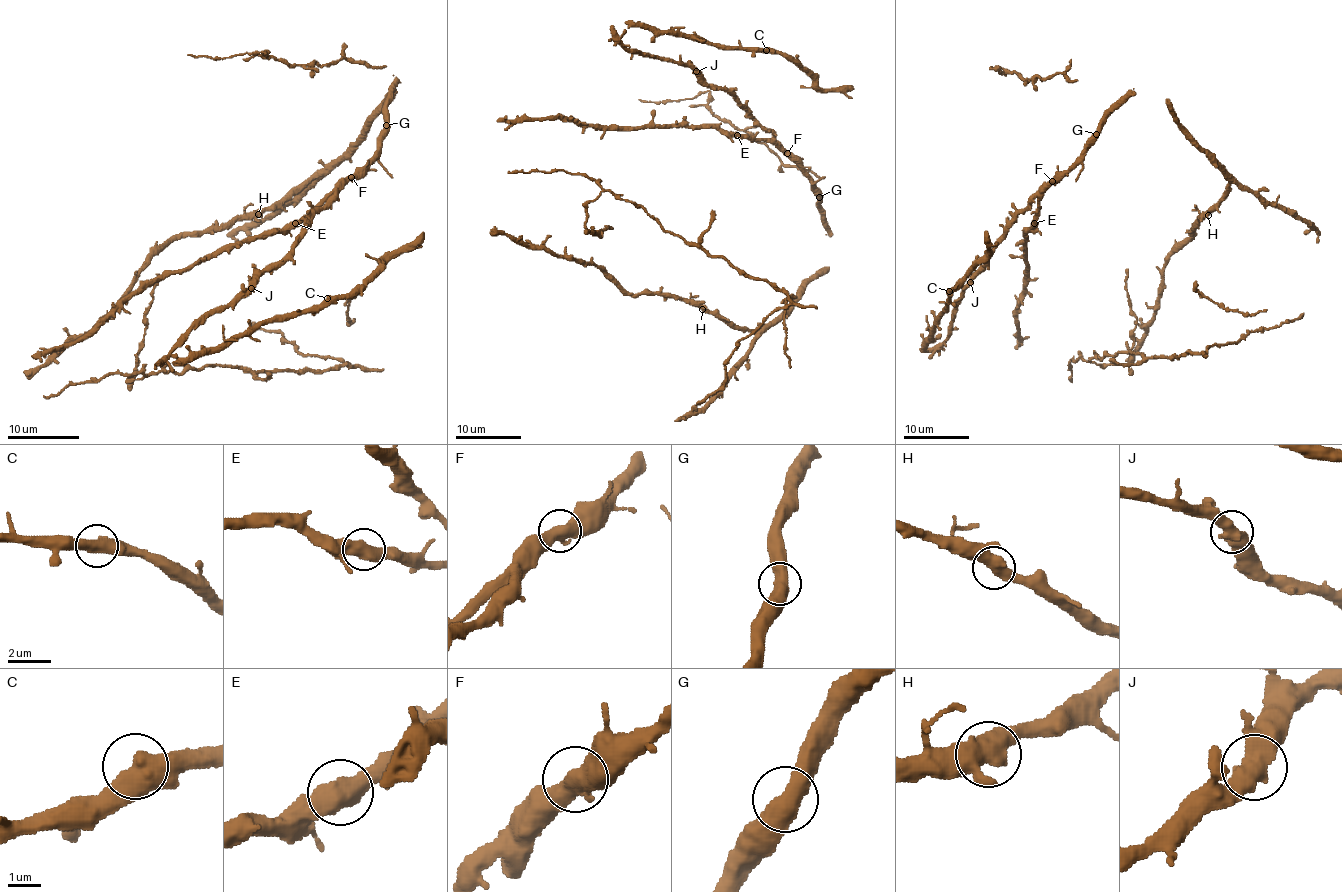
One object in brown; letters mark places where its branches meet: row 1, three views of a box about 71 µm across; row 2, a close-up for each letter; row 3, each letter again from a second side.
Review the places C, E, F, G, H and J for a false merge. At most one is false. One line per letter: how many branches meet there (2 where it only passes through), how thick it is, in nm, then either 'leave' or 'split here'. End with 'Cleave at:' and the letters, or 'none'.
C: branches 2; calibre 550 nm; leave
E: branches 2; calibre 550 nm; leave
F: branches 2; calibre 550 nm; leave
G: branches 2; calibre 550 nm; leave
H: branches 2; calibre 550 nm; leave
J: branches 2; calibre 600 nm; leave
Cleave at: none

